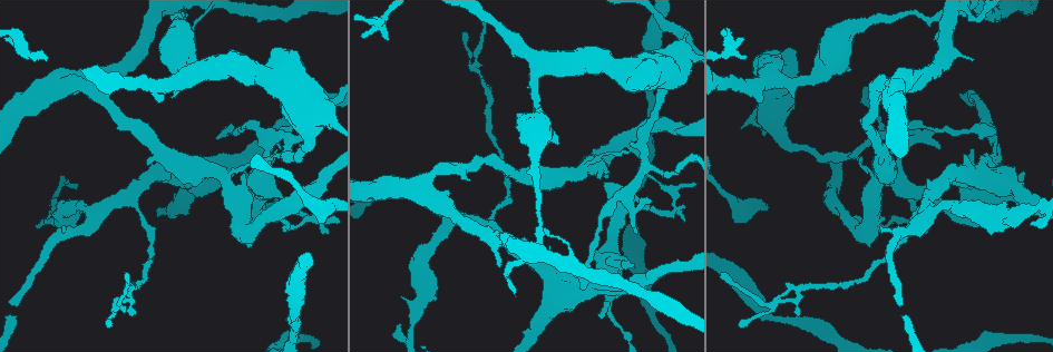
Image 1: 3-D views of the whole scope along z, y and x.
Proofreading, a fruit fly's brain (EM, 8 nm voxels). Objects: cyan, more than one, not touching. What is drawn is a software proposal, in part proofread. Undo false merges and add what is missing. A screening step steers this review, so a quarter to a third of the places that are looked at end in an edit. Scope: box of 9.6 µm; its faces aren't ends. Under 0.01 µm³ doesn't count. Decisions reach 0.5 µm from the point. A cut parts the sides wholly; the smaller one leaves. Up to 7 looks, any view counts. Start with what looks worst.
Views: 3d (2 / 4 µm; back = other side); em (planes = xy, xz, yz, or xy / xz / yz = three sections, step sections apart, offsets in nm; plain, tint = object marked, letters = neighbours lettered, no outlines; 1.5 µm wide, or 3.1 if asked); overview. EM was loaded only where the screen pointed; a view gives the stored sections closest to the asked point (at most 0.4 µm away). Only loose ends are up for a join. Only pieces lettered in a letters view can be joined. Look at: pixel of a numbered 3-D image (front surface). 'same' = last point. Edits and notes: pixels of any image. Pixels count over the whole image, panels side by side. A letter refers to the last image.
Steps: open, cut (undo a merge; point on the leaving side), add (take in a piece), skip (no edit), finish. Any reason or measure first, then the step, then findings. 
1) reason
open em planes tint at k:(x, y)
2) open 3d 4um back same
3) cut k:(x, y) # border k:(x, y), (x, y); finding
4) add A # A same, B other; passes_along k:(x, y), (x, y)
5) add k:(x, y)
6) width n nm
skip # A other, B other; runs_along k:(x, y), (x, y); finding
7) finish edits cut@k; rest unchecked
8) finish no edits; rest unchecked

thick end
open 3d 4um at 1:(963, 155)

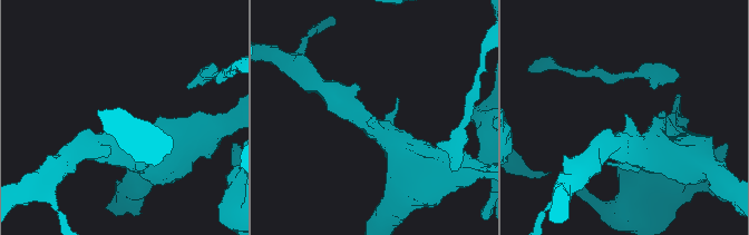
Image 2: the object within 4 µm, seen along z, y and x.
shape alone is not enough
open em planes letters at 2:(374, 116)

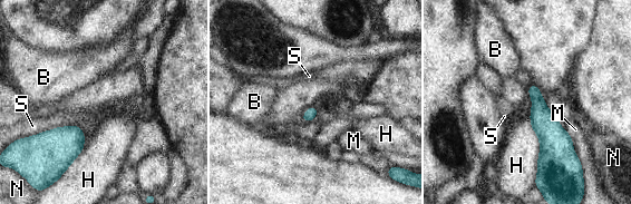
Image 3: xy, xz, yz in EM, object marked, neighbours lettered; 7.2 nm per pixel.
skip # B other, H other, M other, N other, S other; border 3:(528, 116), (539, 138), (537, 166); none of them fits

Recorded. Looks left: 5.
stops while still wide
open em planes tint at 1:(556, 141)

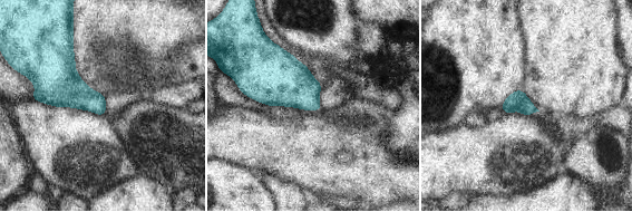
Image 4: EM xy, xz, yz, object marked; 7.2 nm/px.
open em planes letters same

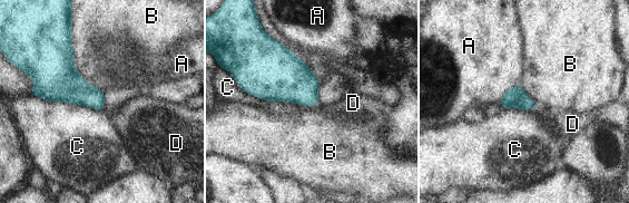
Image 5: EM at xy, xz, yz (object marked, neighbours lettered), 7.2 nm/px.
longest_contact C 550 nm
skip # A other, B other, C other, D other; none of them fits

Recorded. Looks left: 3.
open 3d 4um at 1:(675, 202)

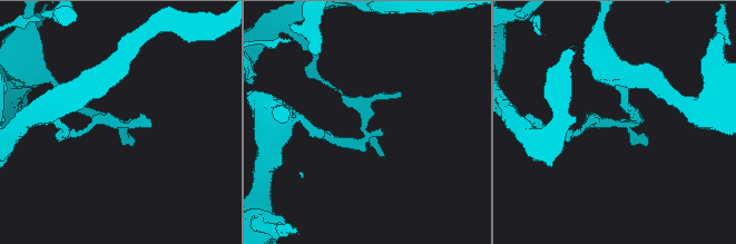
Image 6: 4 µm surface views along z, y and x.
open em yz step 4 tint at 6:(116, 120)

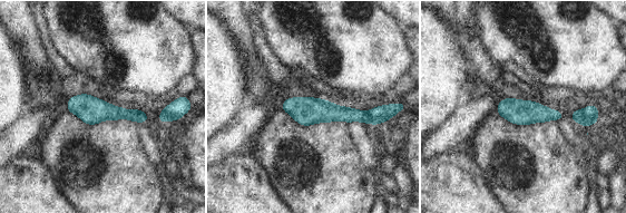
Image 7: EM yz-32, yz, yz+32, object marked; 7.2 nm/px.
cut it another way
open em planes letters same

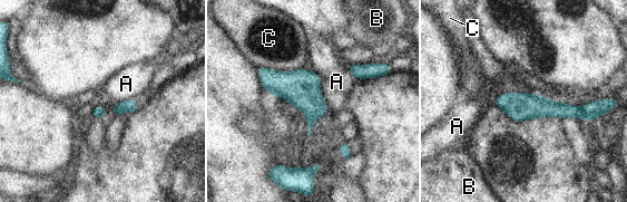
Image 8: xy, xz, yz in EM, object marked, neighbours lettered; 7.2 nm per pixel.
cut 8:(560, 109) # A other, B other, C other; part_leaving 8:(498, 103), (580, 113); a second cell is stuck on

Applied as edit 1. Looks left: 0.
finish edits cut@8; rest unchecked

